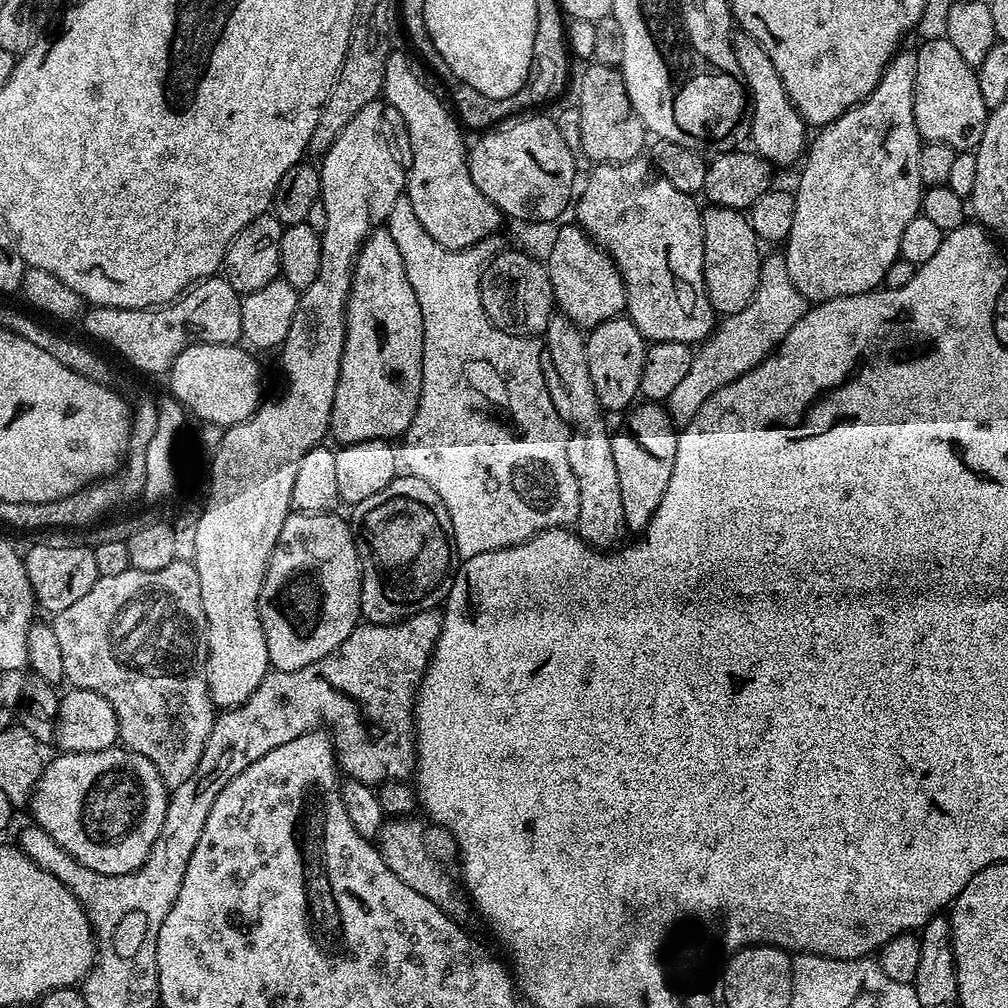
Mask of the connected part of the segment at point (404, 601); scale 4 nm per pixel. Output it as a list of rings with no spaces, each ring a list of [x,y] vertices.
[[[398,474],[390,482],[390,486],[386,486],[386,490],[378,490],[378,494],[373,494],[370,498],[366,498],[366,502],[355,505],[351,509],[350,524],[354,529],[356,538],[356,549],[360,555],[360,614],[367,623],[370,624],[398,624],[413,616],[416,612],[427,612],[435,609],[437,606],[443,605],[446,599],[445,589],[449,587],[450,581],[454,575],[454,545],[452,542],[452,523],[450,522],[450,514],[446,510],[446,506],[442,506],[442,498],[438,498],[438,494],[434,494],[434,486],[430,486],[430,482],[422,482],[422,478],[417,476],[409,476],[407,474]]]

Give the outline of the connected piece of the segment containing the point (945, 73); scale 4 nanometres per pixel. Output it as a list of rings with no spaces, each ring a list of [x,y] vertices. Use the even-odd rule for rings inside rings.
[[[947,38],[928,40],[918,48],[918,74],[914,82],[914,122],[925,141],[957,150],[972,150],[986,130],[989,109],[978,90],[976,68],[950,46]]]

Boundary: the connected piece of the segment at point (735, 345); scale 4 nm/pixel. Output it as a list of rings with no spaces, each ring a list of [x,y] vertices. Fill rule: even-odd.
[[[765,255],[760,262],[760,281],[746,310],[738,310],[738,314],[723,317],[715,325],[712,335],[695,349],[690,362],[690,374],[682,378],[670,401],[673,421],[680,426],[687,424],[694,414],[698,414],[698,410],[702,410],[710,394],[734,382],[751,368],[758,367],[777,344],[783,342],[794,322],[798,322],[798,318],[802,318],[809,307],[809,301],[805,300],[790,278],[783,255]]]

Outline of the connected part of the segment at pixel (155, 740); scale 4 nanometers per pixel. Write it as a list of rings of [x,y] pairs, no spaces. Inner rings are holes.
[[[175,560],[170,562],[170,566],[162,566],[162,570],[138,570],[137,568],[130,567],[122,574],[118,574],[115,578],[106,578],[101,576],[100,579],[94,582],[94,586],[90,590],[90,594],[86,594],[78,602],[74,602],[74,606],[66,606],[66,610],[55,613],[50,620],[54,635],[58,637],[58,647],[62,650],[62,666],[64,667],[64,680],[67,681],[71,687],[85,688],[91,692],[97,692],[102,694],[110,702],[110,706],[114,710],[116,715],[116,721],[118,722],[118,730],[120,731],[118,740],[123,747],[129,748],[132,752],[142,754],[146,758],[150,758],[150,762],[154,762],[154,766],[158,770],[158,774],[162,774],[164,783],[168,785],[169,789],[177,788],[182,782],[186,782],[186,778],[190,778],[190,774],[194,774],[194,770],[198,766],[198,762],[202,758],[202,750],[206,746],[206,738],[210,738],[210,730],[212,724],[215,722],[218,712],[212,702],[212,696],[208,692],[208,623],[206,622],[206,614],[204,613],[204,607],[202,606],[202,586],[198,582],[198,570],[195,563],[187,560]]]

